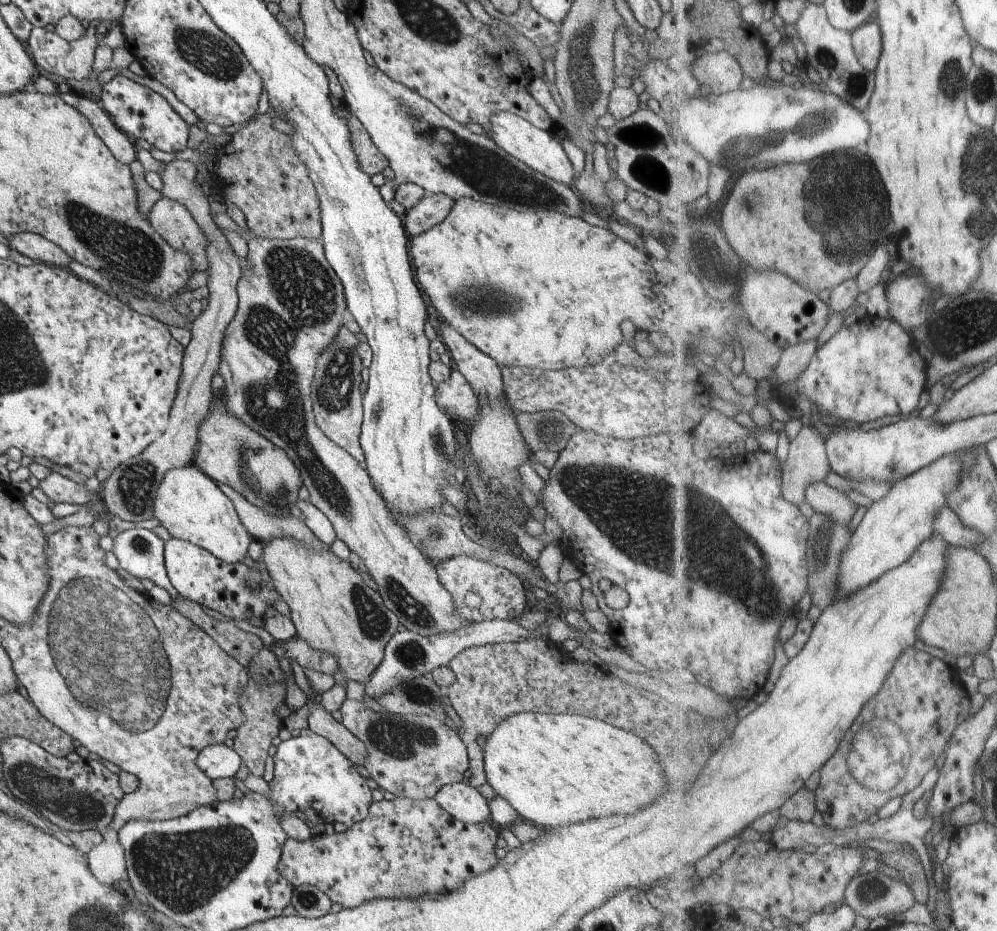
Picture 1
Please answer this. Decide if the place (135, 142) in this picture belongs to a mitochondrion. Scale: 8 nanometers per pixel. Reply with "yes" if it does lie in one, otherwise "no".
no

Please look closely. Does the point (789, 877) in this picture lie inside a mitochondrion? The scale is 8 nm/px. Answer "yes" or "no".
no

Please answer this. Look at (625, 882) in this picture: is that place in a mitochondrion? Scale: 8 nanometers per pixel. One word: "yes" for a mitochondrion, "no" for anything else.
no

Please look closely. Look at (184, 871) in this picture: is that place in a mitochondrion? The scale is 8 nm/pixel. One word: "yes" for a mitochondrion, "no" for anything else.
yes

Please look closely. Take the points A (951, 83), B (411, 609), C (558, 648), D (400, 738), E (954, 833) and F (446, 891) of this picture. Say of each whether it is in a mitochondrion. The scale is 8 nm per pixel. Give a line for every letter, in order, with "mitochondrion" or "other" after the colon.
A: mitochondrion
B: mitochondrion
C: other
D: mitochondrion
E: other
F: other

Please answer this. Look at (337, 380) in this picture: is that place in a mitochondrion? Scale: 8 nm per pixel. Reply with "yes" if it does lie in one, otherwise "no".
yes

